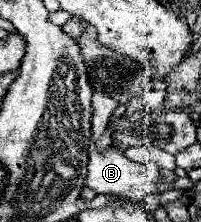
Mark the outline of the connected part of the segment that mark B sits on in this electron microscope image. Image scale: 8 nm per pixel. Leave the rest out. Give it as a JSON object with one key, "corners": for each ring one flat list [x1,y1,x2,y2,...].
{"corners":[[106,148,104,152,98,152,98,150,90,152,86,186,90,186,96,194,118,194,134,200,144,200,148,196,158,194,156,190,158,180,160,180,160,168,156,164,132,162,124,156,122,150,116,150,116,148]]}

